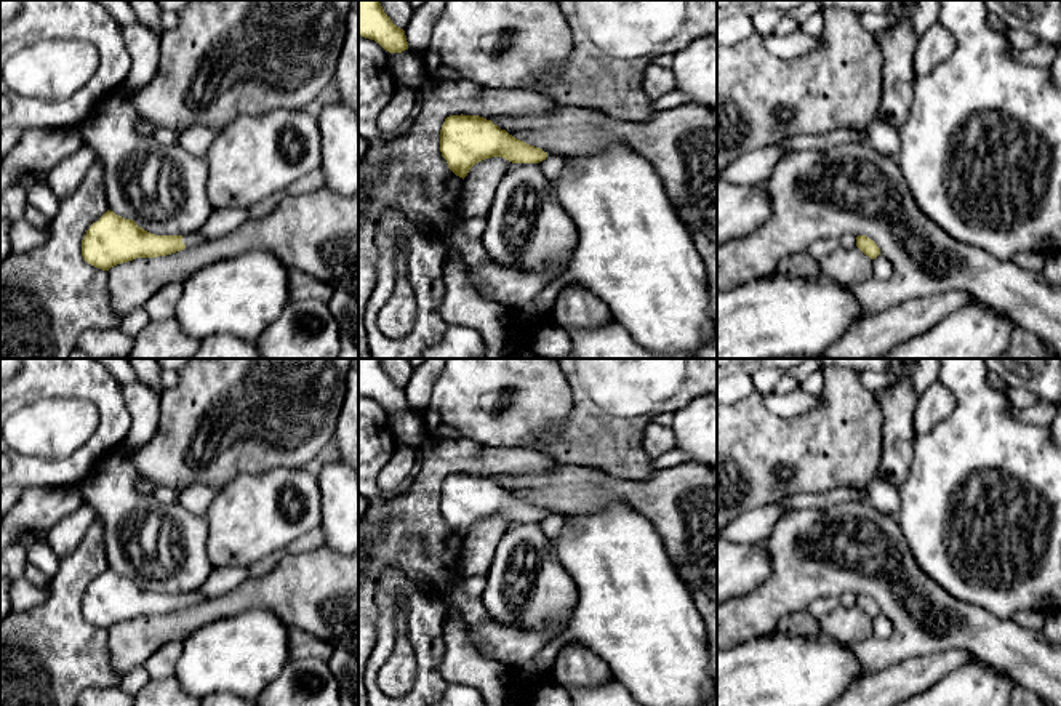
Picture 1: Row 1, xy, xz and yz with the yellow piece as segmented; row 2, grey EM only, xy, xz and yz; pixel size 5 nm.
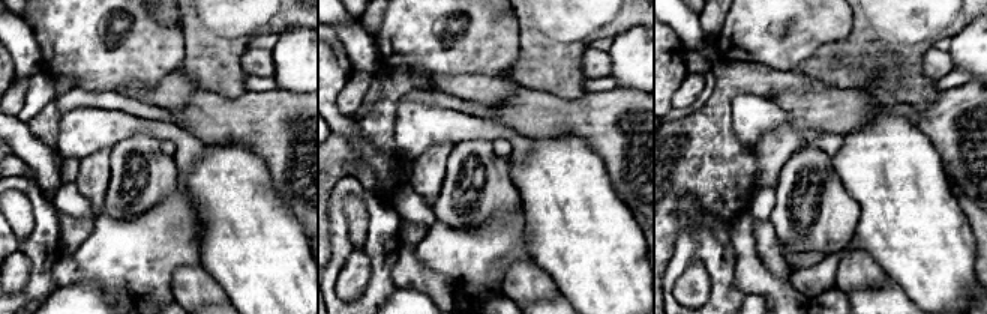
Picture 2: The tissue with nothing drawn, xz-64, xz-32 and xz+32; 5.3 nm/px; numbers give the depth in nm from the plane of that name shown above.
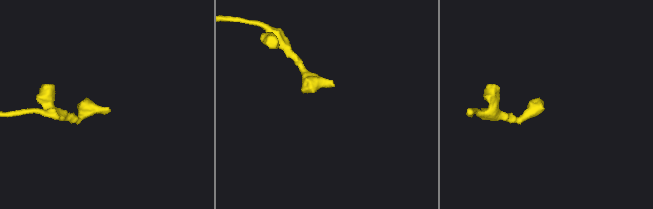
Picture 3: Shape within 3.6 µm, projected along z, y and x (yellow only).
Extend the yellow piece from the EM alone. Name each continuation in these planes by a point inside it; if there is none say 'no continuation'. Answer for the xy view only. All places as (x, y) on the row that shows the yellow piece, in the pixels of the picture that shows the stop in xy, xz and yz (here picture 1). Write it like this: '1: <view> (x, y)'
1: xy (194, 239)

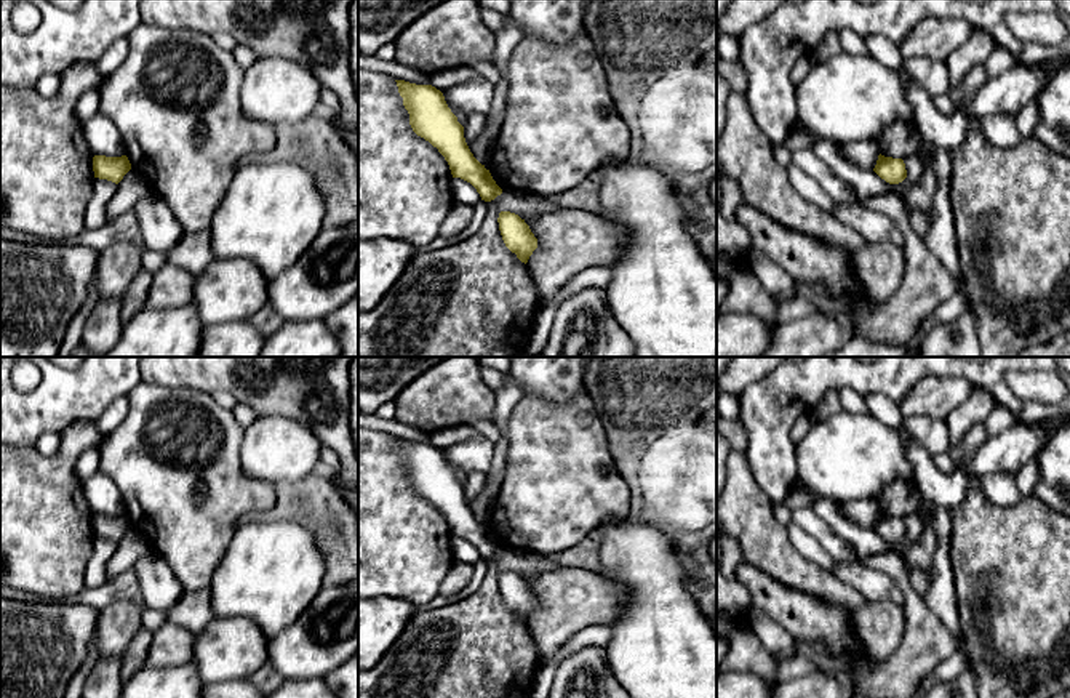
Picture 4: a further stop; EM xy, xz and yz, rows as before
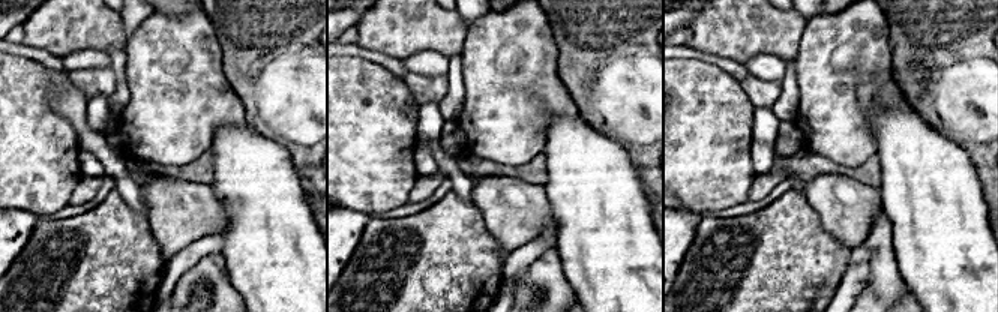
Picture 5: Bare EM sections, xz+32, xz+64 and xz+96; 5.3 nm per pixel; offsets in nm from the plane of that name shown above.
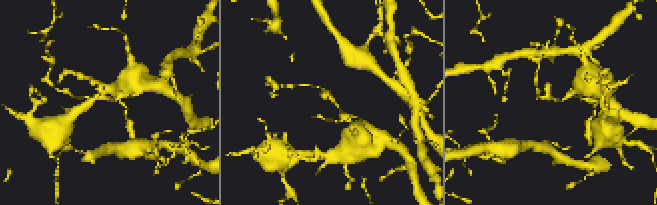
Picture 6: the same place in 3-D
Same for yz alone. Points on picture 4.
no continuation

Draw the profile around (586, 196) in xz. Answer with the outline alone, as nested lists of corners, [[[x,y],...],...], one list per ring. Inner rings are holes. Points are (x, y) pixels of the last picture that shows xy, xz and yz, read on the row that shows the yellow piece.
[[[597,170],[592,174],[589,174],[589,178],[577,187],[569,189],[560,195],[549,195],[544,199],[561,208],[584,210],[600,215],[603,211],[600,202],[601,184],[603,184],[603,176],[600,170]]]

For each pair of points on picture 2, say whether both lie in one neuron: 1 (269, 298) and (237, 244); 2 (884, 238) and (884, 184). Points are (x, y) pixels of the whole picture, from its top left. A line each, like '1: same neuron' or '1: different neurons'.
1: same neuron
2: same neuron

